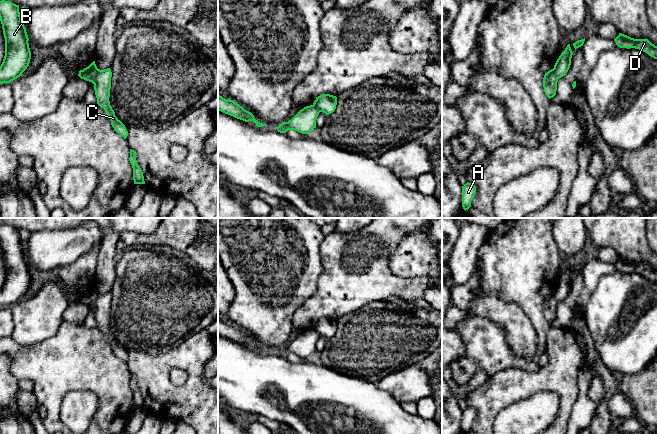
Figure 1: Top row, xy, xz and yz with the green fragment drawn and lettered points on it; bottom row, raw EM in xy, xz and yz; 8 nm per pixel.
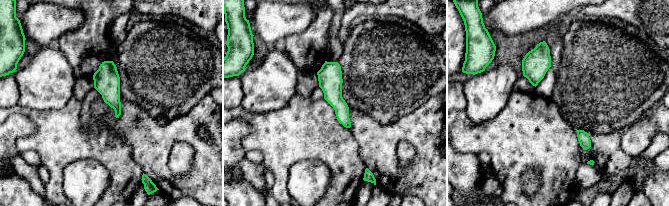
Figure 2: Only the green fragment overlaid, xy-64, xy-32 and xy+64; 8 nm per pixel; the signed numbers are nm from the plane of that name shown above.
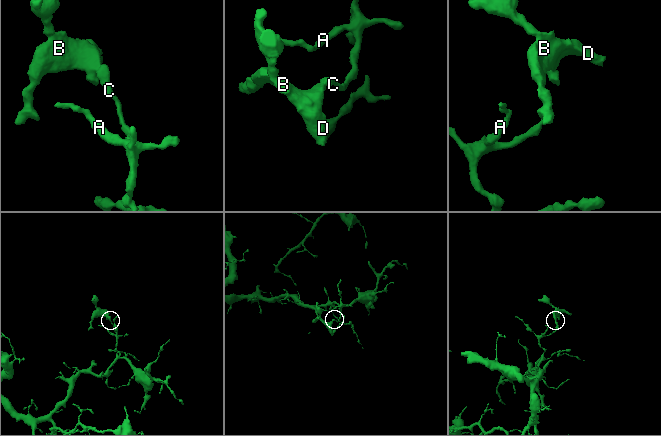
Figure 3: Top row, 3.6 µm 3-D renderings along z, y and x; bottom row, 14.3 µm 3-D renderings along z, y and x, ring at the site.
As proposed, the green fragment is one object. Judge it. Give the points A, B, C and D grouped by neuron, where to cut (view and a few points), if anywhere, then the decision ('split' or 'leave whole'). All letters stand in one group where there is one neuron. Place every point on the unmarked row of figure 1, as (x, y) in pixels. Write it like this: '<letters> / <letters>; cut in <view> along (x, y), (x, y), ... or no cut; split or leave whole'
A C / B D; cut in xy along (98, 293), (89, 305); split

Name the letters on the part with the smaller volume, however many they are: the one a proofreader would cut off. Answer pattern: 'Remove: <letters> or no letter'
Remove: B, D

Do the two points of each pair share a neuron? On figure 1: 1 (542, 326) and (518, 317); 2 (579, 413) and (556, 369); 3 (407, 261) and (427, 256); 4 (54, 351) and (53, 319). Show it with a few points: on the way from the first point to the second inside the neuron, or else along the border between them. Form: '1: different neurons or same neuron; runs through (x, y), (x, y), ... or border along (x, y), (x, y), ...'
1: different neurons; border along (516, 304), (528, 317), (536, 334), (537, 345)
2: different neurons; border along (578, 380), (578, 397), (572, 407), (567, 423)
3: same neuron; runs through (412, 258), (422, 256)
4: different neurons; border along (64, 321), (52, 336), (32, 344)

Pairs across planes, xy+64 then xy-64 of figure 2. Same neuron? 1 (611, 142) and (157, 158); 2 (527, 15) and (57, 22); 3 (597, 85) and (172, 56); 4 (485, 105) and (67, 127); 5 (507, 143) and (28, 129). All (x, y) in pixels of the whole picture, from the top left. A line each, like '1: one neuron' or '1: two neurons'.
1: one neuron
2: one neuron
3: one neuron
4: two neurons
5: two neurons

